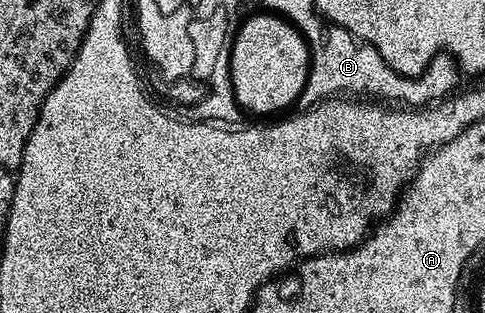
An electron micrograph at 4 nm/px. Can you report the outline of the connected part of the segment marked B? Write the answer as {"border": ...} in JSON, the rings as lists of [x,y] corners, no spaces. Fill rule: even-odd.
{"border":[[[332,27],[330,31],[331,37],[328,38],[327,45],[316,56],[314,53],[313,59],[310,61],[307,70],[307,81],[297,101],[300,109],[314,108],[315,105],[323,103],[324,100],[338,97],[340,94],[350,94],[355,98],[370,98],[375,102],[391,102],[387,100],[396,100],[399,106],[427,106],[443,98],[443,88],[447,88],[447,76],[456,76],[461,72],[458,63],[439,64],[439,68],[432,68],[428,64],[426,72],[418,78],[402,76],[397,70],[389,67],[385,62],[385,58],[381,58],[381,54],[373,45],[364,44],[363,41],[356,40],[344,28]]]}

